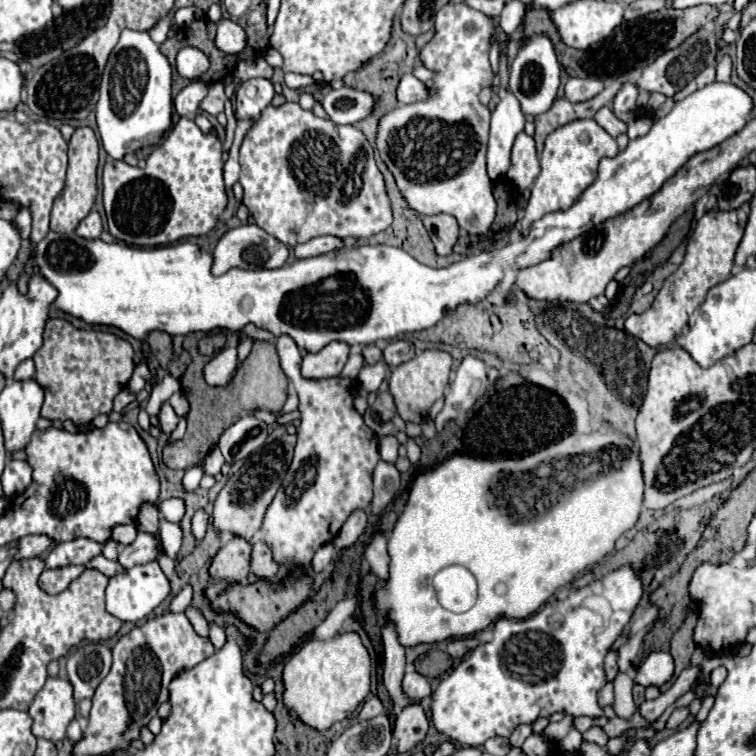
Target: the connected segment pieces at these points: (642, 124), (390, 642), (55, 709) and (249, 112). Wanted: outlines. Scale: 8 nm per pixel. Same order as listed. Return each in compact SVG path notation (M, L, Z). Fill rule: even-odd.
M642 115L642 117L636 117L634 121L630 121L628 123L628 137L630 139L636 139L636 137L642 137L642 135L646 135L648 133L648 129L652 127L652 123L654 123L654 119L650 117L650 115Z
M392 621L382 623L382 641L384 641L384 685L386 685L394 705L406 707L408 703L412 703L400 689L406 649L400 645L398 633L396 633Z
M48 677L48 681L44 683L44 687L38 691L36 699L30 705L30 717L34 719L32 723L32 733L36 737L42 739L50 739L50 741L62 741L66 735L66 727L70 725L70 721L76 717L76 699L72 695L72 685L68 679L60 679L60 677Z
M248 79L240 83L236 91L236 117L254 119L270 105L274 97L274 85L268 79Z

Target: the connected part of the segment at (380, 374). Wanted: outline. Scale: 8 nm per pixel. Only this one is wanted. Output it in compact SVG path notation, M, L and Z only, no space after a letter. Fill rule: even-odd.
M376 363L376 365L366 365L360 369L358 373L358 385L364 389L364 391L370 391L370 393L378 393L378 387L380 387L380 381L384 379L386 375L386 367L382 363Z

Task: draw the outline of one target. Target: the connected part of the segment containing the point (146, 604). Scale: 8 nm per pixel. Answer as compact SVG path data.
M158 561L146 563L146 565L138 565L132 569L124 569L118 575L114 575L108 581L106 587L106 611L114 617L118 617L120 621L140 621L144 617L148 617L170 593L170 583L166 579L166 575L162 573Z

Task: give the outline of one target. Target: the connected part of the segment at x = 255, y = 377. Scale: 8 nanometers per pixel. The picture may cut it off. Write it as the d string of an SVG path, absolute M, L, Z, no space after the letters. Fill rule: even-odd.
M256 340L256 357L246 359L238 367L234 379L226 387L210 387L204 381L204 375L202 375L204 365L206 365L206 357L194 353L192 363L184 371L184 375L180 377L182 393L186 395L186 399L190 403L190 411L186 415L188 417L186 435L180 441L174 441L172 445L168 443L164 447L164 463L170 469L190 469L190 467L202 463L204 457L208 455L208 451L218 443L222 431L226 427L230 427L234 421L238 421L238 417L242 413L246 413L250 409L256 409L256 407L266 407L270 411L280 411L284 401L286 401L288 377L284 377L284 371L280 369L274 343Z

